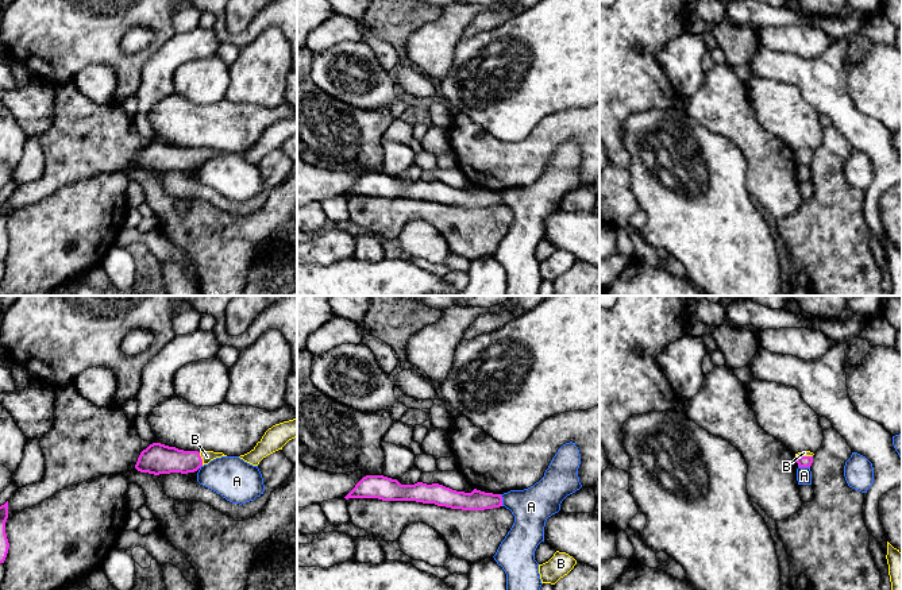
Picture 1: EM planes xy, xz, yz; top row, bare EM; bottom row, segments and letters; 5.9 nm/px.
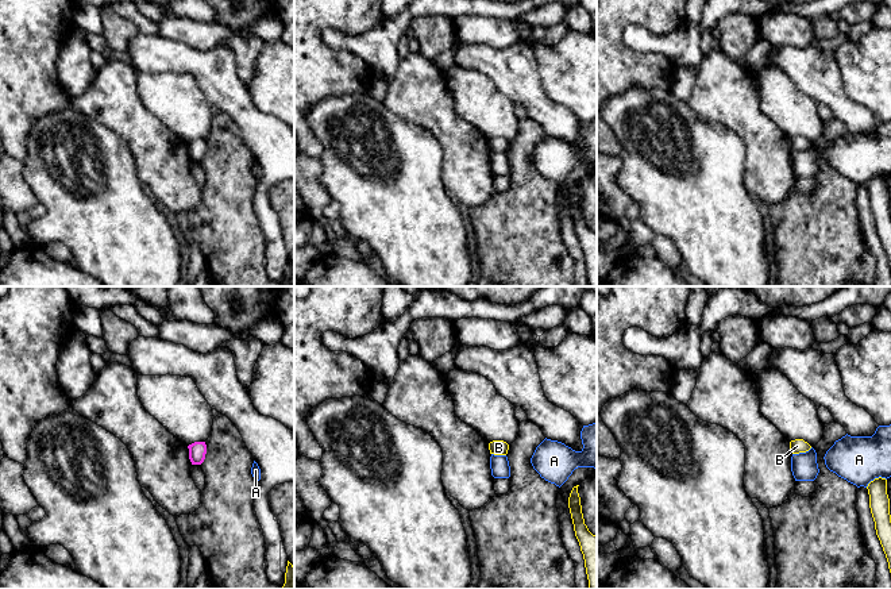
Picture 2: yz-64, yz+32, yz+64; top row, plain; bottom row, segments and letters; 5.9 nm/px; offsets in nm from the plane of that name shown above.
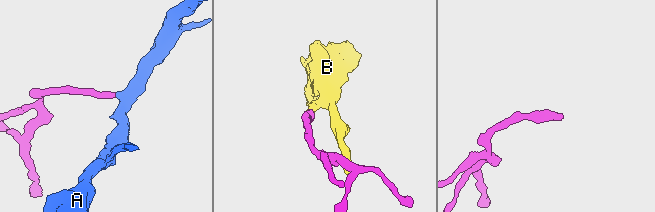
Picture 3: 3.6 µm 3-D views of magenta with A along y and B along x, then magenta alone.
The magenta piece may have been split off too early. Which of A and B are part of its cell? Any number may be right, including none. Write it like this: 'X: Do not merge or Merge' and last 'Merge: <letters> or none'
A: Do not merge
B: Merge
Merge: B

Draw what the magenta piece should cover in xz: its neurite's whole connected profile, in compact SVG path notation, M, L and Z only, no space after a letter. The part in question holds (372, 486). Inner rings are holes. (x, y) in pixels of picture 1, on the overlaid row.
M383 475L363 477L344 498L416 501L462 510L485 510L502 506L501 494L485 493L477 489L471 493L456 491L439 483L401 485L397 479Z

